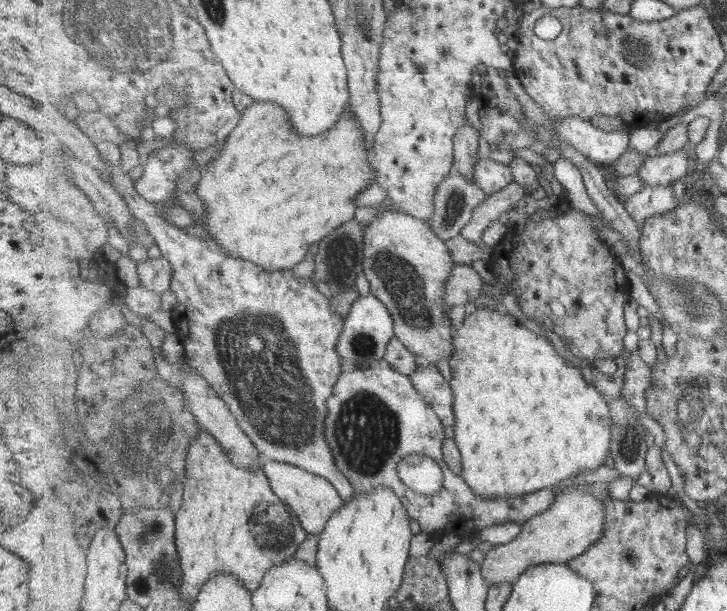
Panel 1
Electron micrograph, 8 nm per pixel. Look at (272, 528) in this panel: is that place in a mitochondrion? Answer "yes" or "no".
yes

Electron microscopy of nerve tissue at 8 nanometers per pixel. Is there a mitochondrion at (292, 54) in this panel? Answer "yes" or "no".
no

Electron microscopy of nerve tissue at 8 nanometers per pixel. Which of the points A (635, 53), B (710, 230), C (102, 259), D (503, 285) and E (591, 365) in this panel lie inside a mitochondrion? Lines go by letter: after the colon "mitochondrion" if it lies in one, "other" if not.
A: mitochondrion
B: other
C: other
D: other
E: other

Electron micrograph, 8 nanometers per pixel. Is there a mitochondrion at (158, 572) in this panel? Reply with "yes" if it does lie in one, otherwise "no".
yes

